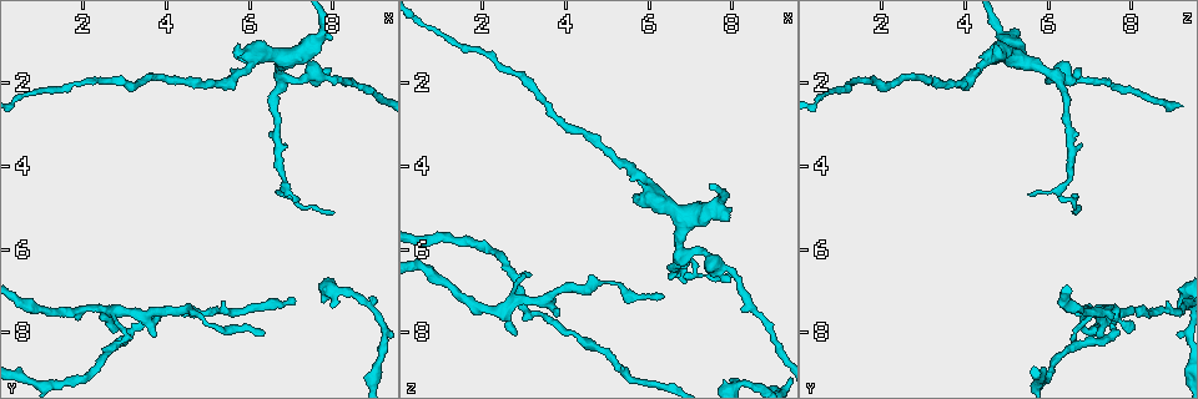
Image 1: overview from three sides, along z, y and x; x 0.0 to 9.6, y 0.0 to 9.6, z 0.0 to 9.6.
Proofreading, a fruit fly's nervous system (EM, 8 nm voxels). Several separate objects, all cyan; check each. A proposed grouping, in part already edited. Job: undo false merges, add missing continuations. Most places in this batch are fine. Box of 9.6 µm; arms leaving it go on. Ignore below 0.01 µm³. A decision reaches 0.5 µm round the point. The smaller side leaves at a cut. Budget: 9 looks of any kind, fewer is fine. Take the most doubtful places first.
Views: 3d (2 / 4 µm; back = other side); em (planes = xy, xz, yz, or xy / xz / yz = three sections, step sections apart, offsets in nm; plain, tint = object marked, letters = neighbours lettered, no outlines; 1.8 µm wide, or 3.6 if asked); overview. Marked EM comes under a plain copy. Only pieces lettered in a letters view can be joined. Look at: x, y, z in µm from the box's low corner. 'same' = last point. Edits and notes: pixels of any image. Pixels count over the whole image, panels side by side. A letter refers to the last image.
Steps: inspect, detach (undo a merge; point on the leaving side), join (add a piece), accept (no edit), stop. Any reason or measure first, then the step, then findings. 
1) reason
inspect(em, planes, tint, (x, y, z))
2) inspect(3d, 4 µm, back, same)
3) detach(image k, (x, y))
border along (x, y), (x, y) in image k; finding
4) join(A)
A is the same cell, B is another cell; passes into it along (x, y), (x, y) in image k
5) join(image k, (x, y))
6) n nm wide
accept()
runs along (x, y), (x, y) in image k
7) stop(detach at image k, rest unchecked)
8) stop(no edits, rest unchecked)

four arms meet
inspect(em, planes, letters, (3.50, 7.65, 7.35))

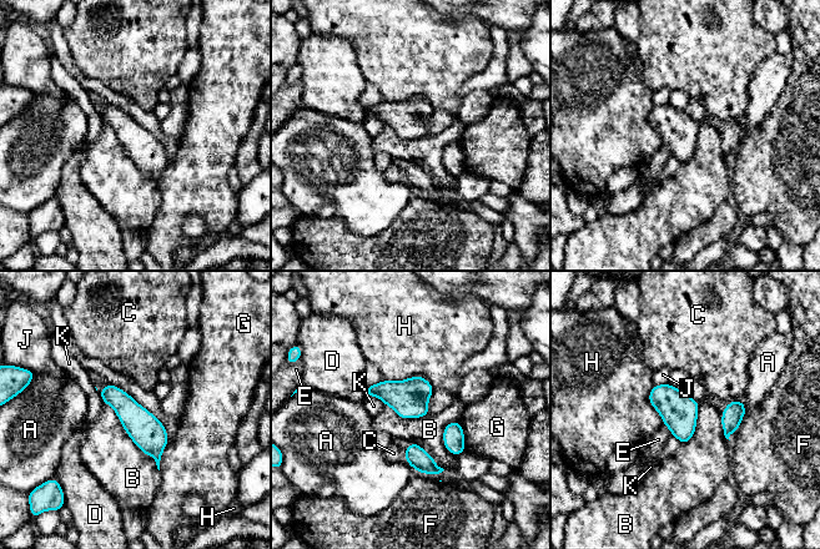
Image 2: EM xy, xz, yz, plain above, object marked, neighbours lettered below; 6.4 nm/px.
accept()
A, B, C, D, E, F, G, H, J and K are other cells; border along (104, 403), (159, 471) in image 2; continuous, no second neuron

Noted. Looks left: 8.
thin end
inspect(3d, 4 µm, (6.30, 8.05, 7.15))

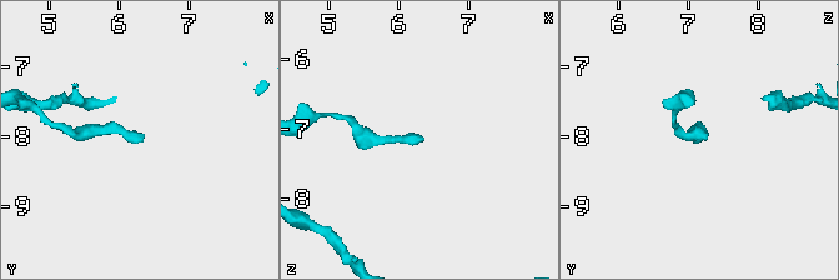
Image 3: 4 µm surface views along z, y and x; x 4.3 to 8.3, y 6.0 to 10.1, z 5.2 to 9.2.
need the tissue
inspect(em, planes, letters, (6.35, 8.05, 7.10))

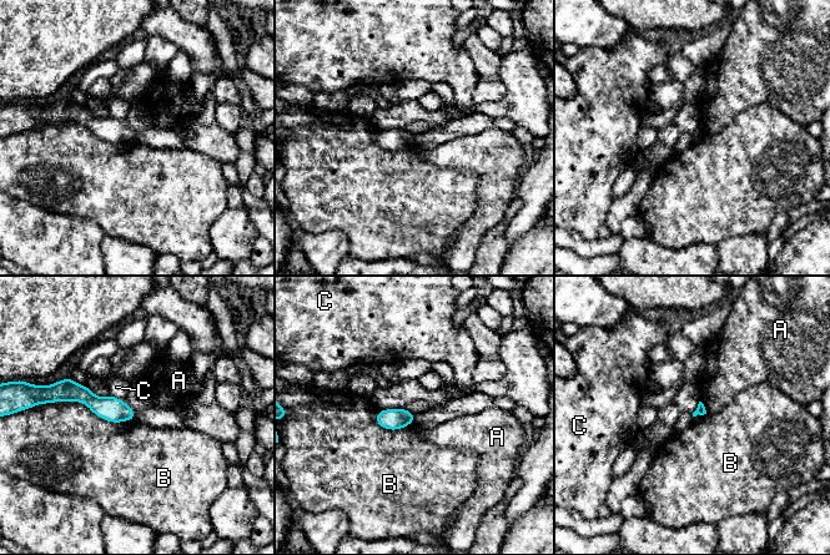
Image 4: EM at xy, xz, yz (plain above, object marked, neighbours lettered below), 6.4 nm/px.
accept()
A, B and C are other cells; runs along (63, 397), (85, 395), (131, 417) in image 4; none of them fits

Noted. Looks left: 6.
free end
inspect(em, planes, letters, (7.95, 7.40, 9.10))

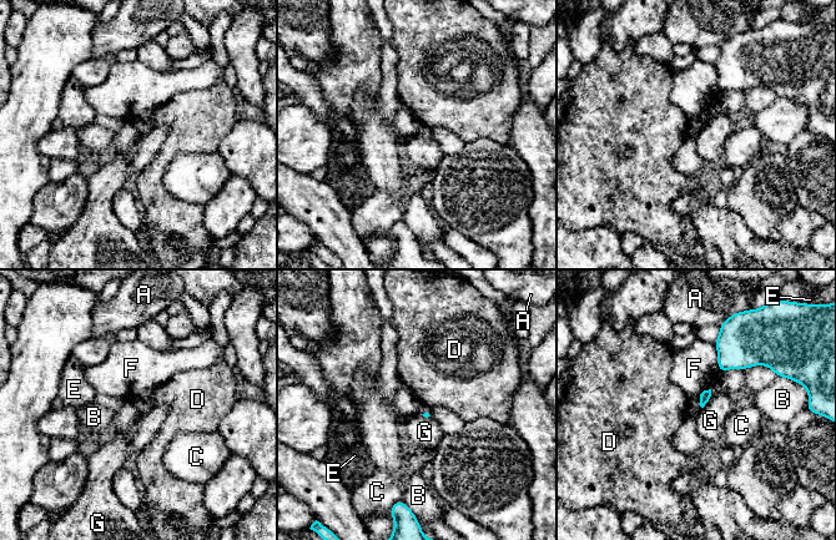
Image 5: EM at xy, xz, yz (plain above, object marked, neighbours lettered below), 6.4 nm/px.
accept()
A, B, C, D, E, F and G are other cells; border along (710, 398), (701, 408) in image 5; no lettered piece goes on from it

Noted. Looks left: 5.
stops while still wide
inspect(em, planes, letters, (5.75, 1.15, 4.80))

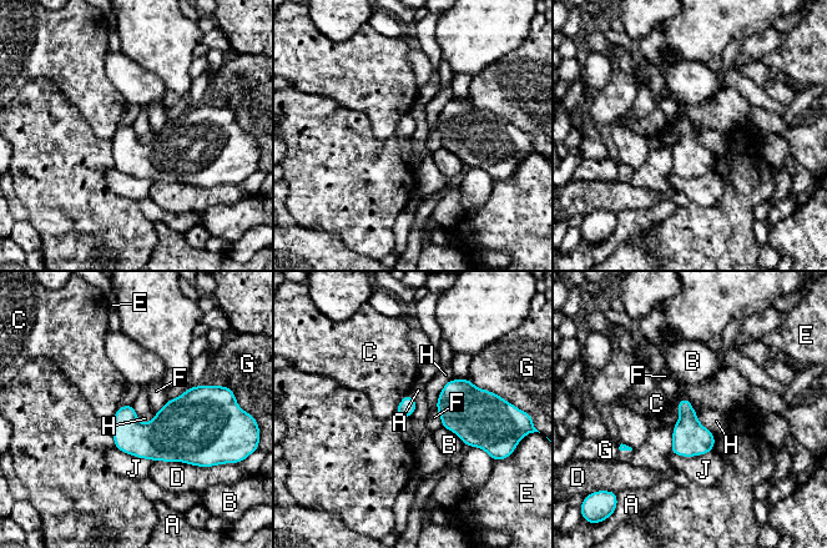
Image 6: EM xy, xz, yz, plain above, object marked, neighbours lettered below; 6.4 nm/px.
D touches over 300 nm
accept()
A, B, C, D, E, F, G, H and J are other cells; border along (452, 377), (440, 391), (434, 405) in image 6; no lettered piece goes on from it

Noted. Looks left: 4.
stop(no edits, rest unchecked)

